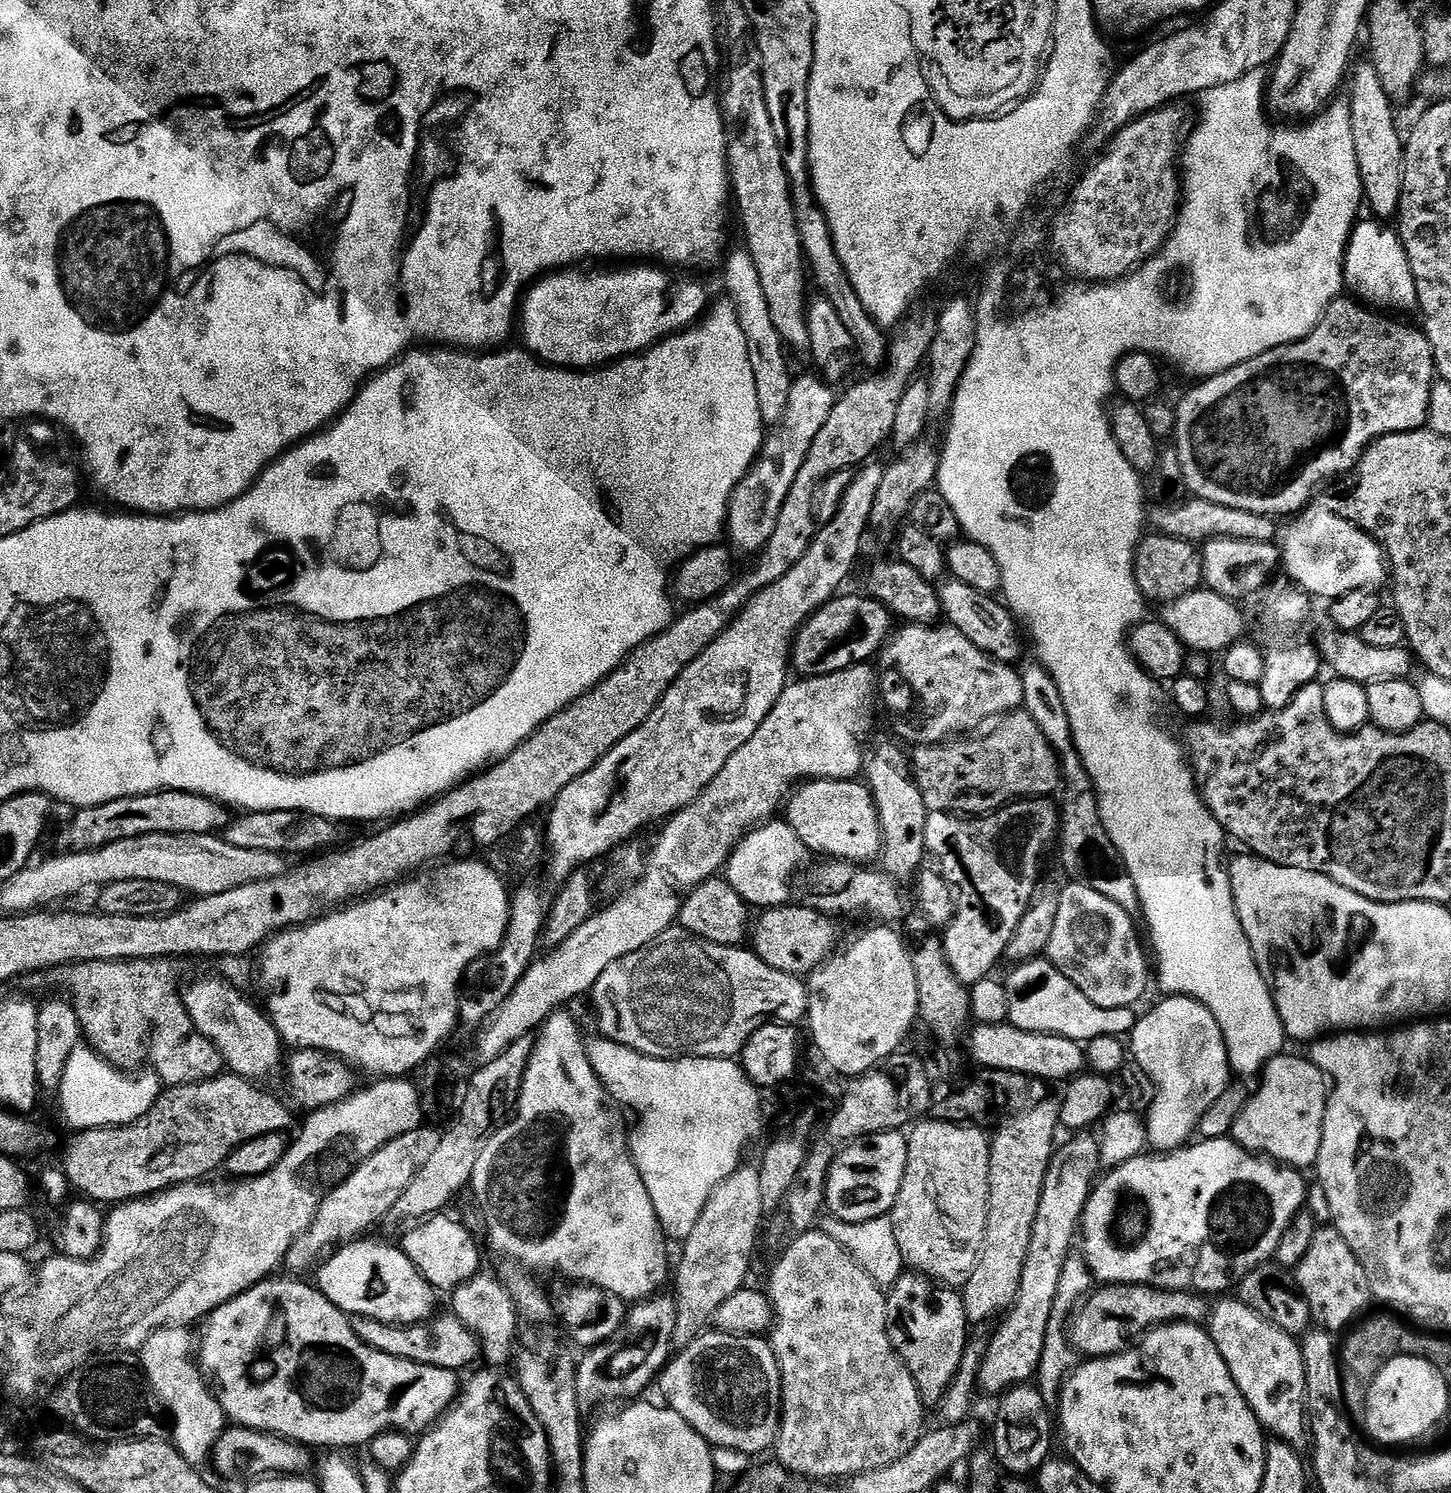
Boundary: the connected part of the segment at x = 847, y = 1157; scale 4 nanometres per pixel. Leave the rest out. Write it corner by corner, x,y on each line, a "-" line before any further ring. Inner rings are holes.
886,1132
867,1142
853,1142
841,1147
828,1171
824,1195
827,1211
835,1219
845,1220
851,1224
887,1217
895,1206
895,1199
898,1198
899,1187
902,1186
906,1170
905,1141
903,1135

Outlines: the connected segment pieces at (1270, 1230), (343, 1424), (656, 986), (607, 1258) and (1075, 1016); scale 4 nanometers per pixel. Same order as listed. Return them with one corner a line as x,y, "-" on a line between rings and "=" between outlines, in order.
1230,1138
1222,1140
1200,1140
1167,1154
1141,1154
1134,1159
1119,1164
1116,1168
1105,1171
1098,1183
1088,1195
1082,1217
1082,1236
1084,1232
1084,1252
1082,1259
1092,1274
1093,1281
1104,1286
1143,1286
1146,1288
1163,1288
1166,1292
1224,1292
1227,1288
1235,1289
1241,1278
1250,1274
1255,1268
1267,1265
1275,1257
1278,1242
1290,1226
1290,1222
1306,1204
1306,1181
1295,1168
1281,1166
1271,1159
1245,1152
=
269,1278
260,1281
253,1288
235,1296
233,1300
226,1301
221,1308
213,1310
212,1315
203,1321
204,1333
198,1336
198,1367
201,1376
212,1390
213,1396
219,1402
225,1417
233,1425
249,1428
255,1432
266,1432
274,1436
280,1436
284,1440
293,1440
296,1444
303,1444
309,1449
332,1448
328,1450
344,1450
340,1448
356,1448
359,1444
368,1446
376,1436
393,1430
415,1434
423,1433
432,1427
453,1404
462,1391
462,1380
455,1376
457,1373
451,1367
439,1366
434,1362
421,1362
398,1358
394,1354
386,1354
382,1350
372,1348
358,1334
354,1334
352,1320
349,1313
342,1311
334,1302
330,1302
320,1293
319,1288
311,1283
303,1284
303,1279
288,1278
292,1280
276,1280
=
673,926
660,937
621,959
620,980
603,978
590,991
596,1012
597,1032
603,1039
652,1057
675,1060
682,1057
735,1059
755,1030
769,1023
797,1025
807,1017
807,985
796,976
774,970
751,949
716,945
=
557,1010
540,1025
538,1035
532,1045
532,1057
528,1060
526,1074
520,1091
520,1103
514,1115
502,1125
496,1133
486,1142
486,1150
478,1154
478,1162
474,1165
474,1174
470,1185
470,1193
476,1199
476,1208
480,1211
480,1220
488,1231
488,1244
500,1256
505,1256
512,1264
520,1268
533,1268
536,1272
557,1272
565,1276
568,1282
581,1284
594,1284
598,1288
605,1288
613,1292
625,1302
639,1302
647,1300
659,1293
664,1279
669,1279
670,1264
668,1268
668,1244
663,1225
656,1216
654,1206
646,1190
642,1178
628,1151
628,1137
626,1124
620,1117
621,1109
617,1101
612,1099
608,1087
598,1078
594,1066
590,1066
590,1058
586,1047
585,1037
580,1037
580,1028
576,1025
574,1017
568,1010
=
1063,978
1056,980
1014,980
1004,984
1008,995
1007,1023
1024,1032
1035,1032
1050,1036
1064,1036
1077,1042
1096,1042
1101,1038
1127,1037
1136,1025
1138,1016
1131,1007
1122,1009
1100,1009
1087,1001
1072,984

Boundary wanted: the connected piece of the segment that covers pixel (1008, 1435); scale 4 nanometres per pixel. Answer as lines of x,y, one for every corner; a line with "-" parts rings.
1017,1386
1008,1389
999,1397
996,1408
996,1425
992,1428
992,1448
994,1460
1017,1477
1027,1477
1035,1473
1053,1455
1054,1416
1050,1405
1042,1398
1040,1389
1035,1386

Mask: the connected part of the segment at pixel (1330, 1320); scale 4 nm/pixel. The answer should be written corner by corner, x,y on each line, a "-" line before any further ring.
1334,1226
1317,1227
1314,1242
1310,1242
1310,1250
1306,1250
1306,1258
1302,1258
1294,1270
1294,1276
1295,1287
1310,1306
1310,1314
1317,1329
1333,1334
1343,1333
1369,1311
1368,1300
1371,1301
1373,1295
1366,1270

